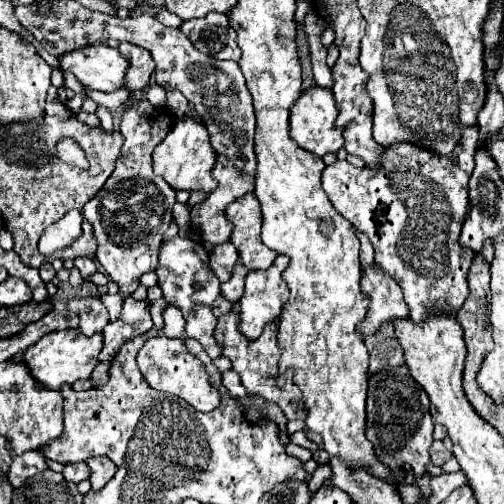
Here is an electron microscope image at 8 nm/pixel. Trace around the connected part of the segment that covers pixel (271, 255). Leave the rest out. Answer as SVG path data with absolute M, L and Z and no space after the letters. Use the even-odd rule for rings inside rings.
M254 192L244 194L226 208L226 216L234 224L230 242L238 248L240 258L248 270L266 270L276 260L276 252L266 248L260 240L262 214Z

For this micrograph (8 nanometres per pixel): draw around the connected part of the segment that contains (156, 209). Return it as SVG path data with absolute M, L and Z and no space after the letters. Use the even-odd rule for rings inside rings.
M146 98L132 102L120 118L120 134L124 136L124 144L122 144L122 152L120 152L120 158L116 160L116 168L114 168L112 176L106 180L104 188L84 206L82 214L78 214L78 210L70 210L70 212L66 212L66 216L62 216L62 220L58 220L56 224L46 228L46 232L42 234L40 244L38 244L40 252L54 254L56 250L70 246L80 236L78 216L86 218L92 224L92 232L98 240L98 262L102 264L102 268L106 270L110 280L118 284L120 294L124 298L130 296L138 288L140 276L144 272L150 272L156 268L158 248L162 244L162 234L168 230L170 220L172 220L172 206L176 202L176 192L166 184L166 180L162 180L160 176L156 176L152 172L152 152L166 138L172 124L174 124L174 116L166 108L156 108Z

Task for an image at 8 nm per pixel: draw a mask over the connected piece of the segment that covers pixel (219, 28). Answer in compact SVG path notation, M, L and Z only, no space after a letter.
M210 12L198 20L186 20L180 26L190 42L216 60L238 60L240 48L236 44L236 30L228 24L226 14Z

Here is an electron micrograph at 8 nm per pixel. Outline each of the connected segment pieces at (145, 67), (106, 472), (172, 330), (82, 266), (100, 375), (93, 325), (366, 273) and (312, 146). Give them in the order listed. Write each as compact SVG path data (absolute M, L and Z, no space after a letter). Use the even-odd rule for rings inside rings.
M120 42L118 50L130 62L130 68L126 72L126 84L124 84L124 88L130 90L130 92L144 90L148 86L150 76L154 74L154 60L152 60L150 52L146 52L140 46L126 44L126 42Z
M90 458L88 460L88 466L92 468L92 476L90 476L90 484L92 484L92 490L100 490L106 486L106 482L114 476L116 472L116 466L108 460L108 458Z
M168 304L162 311L164 319L164 326L161 329L160 334L166 336L166 338L186 338L184 334L184 318L182 318L182 312L178 312L178 308L174 304Z
M76 258L76 260L74 260L74 266L80 270L82 278L86 278L86 276L90 276L90 274L96 272L94 258Z
M98 364L94 368L90 380L92 380L92 386L94 388L102 388L106 384L106 380L108 380L108 364Z
M86 296L86 298L76 298L68 302L68 310L78 314L80 318L80 332L84 336L92 336L96 332L102 332L104 326L108 324L108 310L102 304L100 298Z
M376 264L362 268L360 286L362 292L370 298L366 318L362 320L362 324L358 324L358 332L362 336L378 332L382 322L408 318L408 306L404 304L400 286L394 282L392 276L380 272Z
M312 86L308 90L302 90L298 100L290 108L290 136L296 140L296 144L316 156L324 156L326 152L338 152L342 148L342 128L336 126L338 108L332 96L330 88Z

